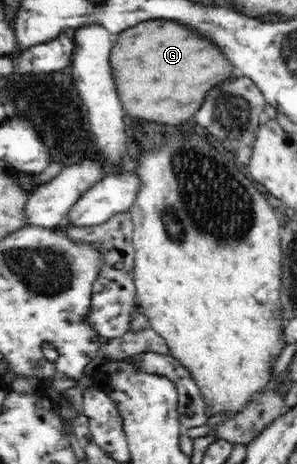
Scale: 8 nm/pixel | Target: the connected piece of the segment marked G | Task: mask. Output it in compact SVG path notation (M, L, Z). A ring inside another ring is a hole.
M160 19L134 25L132 29L126 29L126 31L120 33L120 39L118 39L118 43L116 43L116 47L112 49L112 55L110 55L110 65L114 67L114 77L116 77L120 101L124 105L124 109L128 111L128 115L149 122L156 121L159 125L178 125L178 123L190 119L200 109L200 105L204 103L204 97L206 97L208 89L212 89L212 85L218 85L220 81L226 81L228 77L232 77L234 69L232 69L232 65L228 61L224 61L224 53L220 53L220 49L216 49L216 45L208 45L208 41L204 41L204 37L188 39L188 35L190 35L190 29L184 29L184 25L176 25L176 21L160 21Z

